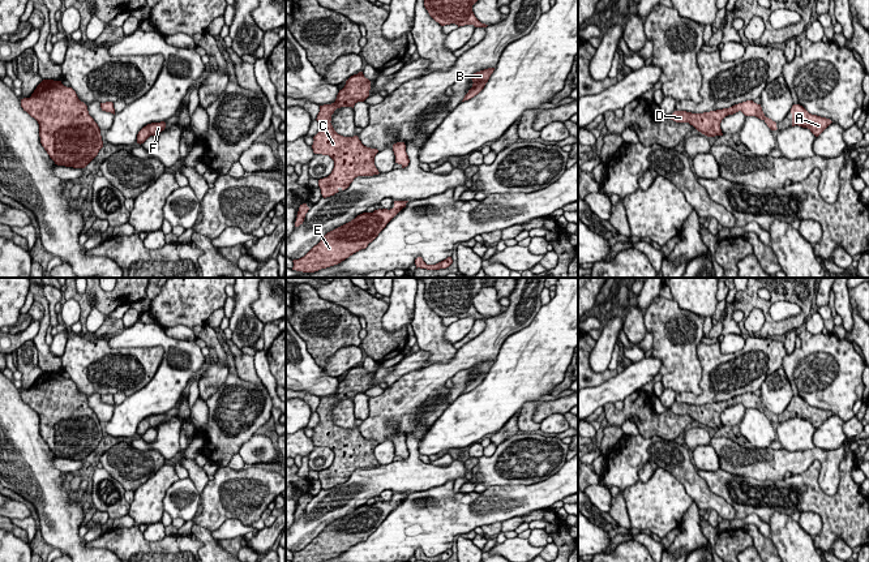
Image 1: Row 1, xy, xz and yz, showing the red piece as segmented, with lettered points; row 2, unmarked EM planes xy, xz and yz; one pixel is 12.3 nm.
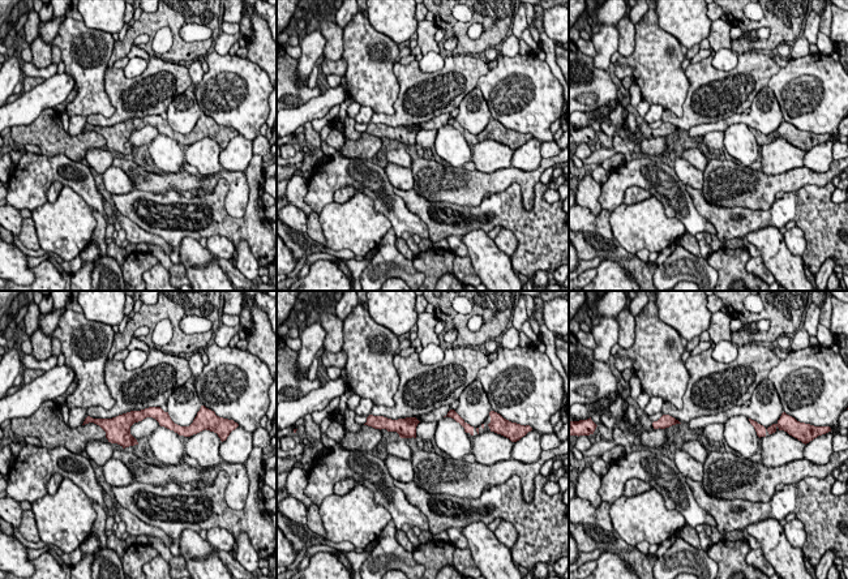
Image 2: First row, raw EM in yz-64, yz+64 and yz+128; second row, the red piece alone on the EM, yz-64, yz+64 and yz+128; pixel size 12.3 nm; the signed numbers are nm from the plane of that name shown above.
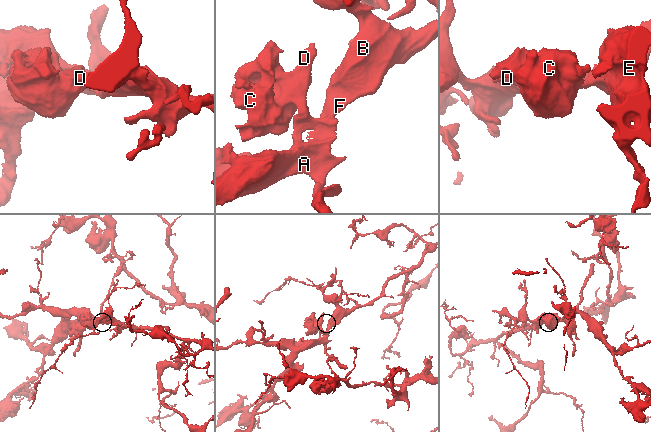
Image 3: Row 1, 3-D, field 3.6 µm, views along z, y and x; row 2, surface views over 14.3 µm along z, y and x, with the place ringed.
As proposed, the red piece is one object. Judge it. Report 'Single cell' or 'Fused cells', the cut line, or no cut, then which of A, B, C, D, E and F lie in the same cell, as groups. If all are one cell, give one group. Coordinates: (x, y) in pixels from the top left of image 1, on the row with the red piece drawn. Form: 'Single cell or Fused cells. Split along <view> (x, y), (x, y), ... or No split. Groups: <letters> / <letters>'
Single cell. No split. Groups: A B C D E F

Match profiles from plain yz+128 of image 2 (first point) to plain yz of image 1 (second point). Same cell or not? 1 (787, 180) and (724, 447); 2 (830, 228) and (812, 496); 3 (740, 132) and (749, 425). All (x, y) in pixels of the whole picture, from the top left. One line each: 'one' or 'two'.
1: one
2: one
3: one

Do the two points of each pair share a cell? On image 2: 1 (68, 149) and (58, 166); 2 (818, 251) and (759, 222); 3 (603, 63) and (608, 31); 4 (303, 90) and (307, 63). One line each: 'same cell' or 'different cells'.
1: different cells
2: same cell
3: same cell
4: different cells

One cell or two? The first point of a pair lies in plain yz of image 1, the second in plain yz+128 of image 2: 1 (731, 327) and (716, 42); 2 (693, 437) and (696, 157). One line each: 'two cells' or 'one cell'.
1: one cell
2: one cell

